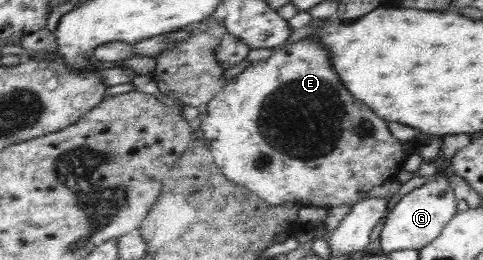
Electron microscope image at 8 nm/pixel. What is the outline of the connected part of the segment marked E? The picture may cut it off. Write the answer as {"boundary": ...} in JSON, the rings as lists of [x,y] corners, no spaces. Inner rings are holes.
{"boundary":[[[302,39],[302,42],[298,44],[289,44],[283,49],[274,50],[268,58],[248,65],[241,73],[226,81],[226,84],[216,92],[216,96],[213,96],[206,105],[207,116],[202,120],[199,129],[204,134],[205,139],[209,141],[216,167],[230,183],[244,187],[258,200],[261,200],[261,203],[268,204],[269,207],[278,208],[278,206],[286,206],[286,204],[296,204],[297,206],[314,206],[329,210],[340,208],[340,206],[352,208],[354,204],[368,200],[370,192],[374,190],[373,188],[382,186],[388,181],[392,182],[403,174],[403,166],[407,160],[403,144],[388,131],[387,122],[374,116],[374,112],[364,104],[352,100],[348,90],[340,84],[336,71],[332,70],[328,51],[324,51],[324,47],[316,41]]]}

